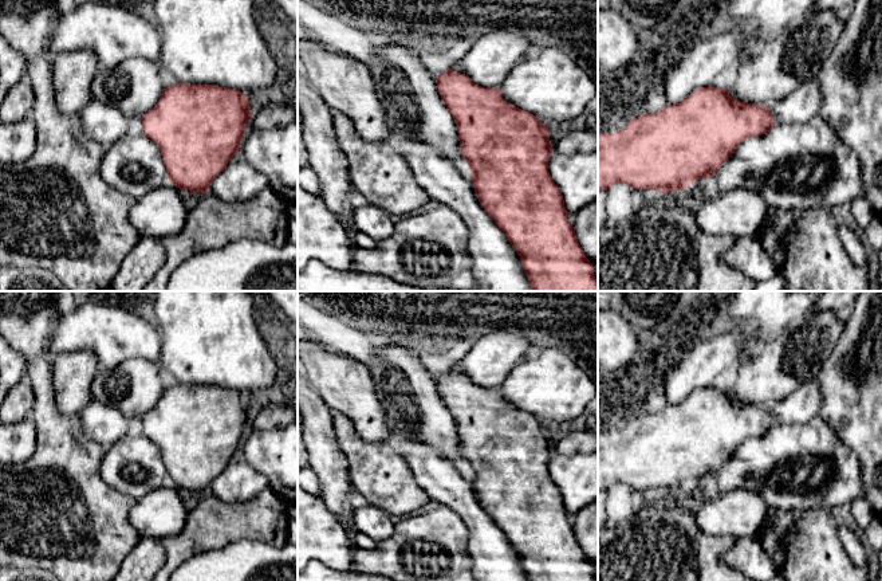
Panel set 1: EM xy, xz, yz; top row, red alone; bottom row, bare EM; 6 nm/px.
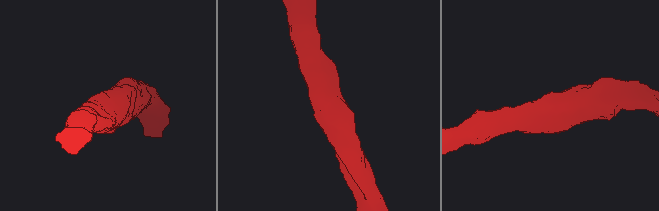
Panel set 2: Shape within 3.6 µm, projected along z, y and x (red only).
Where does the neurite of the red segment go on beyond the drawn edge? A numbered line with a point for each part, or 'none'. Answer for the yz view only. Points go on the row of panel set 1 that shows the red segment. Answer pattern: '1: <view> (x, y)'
none

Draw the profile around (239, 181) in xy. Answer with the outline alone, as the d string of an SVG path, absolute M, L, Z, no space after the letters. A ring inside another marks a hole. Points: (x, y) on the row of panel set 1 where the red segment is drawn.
M239 150L210 182L208 192L225 203L244 203L269 188L268 178L252 168Z

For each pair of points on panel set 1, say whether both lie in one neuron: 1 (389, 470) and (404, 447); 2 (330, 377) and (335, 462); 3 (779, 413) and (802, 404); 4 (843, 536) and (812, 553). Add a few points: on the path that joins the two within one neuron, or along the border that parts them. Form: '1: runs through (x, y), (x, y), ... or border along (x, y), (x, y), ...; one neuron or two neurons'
1: border along (390, 442), (406, 462), (414, 481); two neurons
2: border along (311, 388), (333, 411); two neurons
3: runs through (784, 411), (796, 408); one neuron
4: border along (837, 526), (837, 537), (845, 553), (857, 565); two neurons

